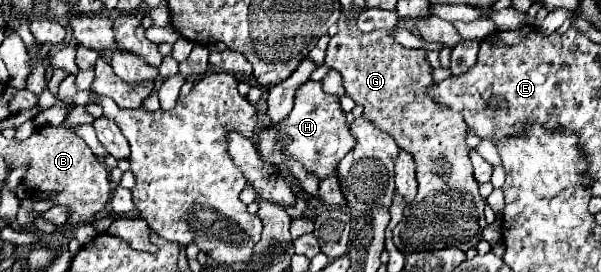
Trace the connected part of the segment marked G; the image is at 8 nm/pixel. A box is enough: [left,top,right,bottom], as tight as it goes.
[326,17,486,255]

